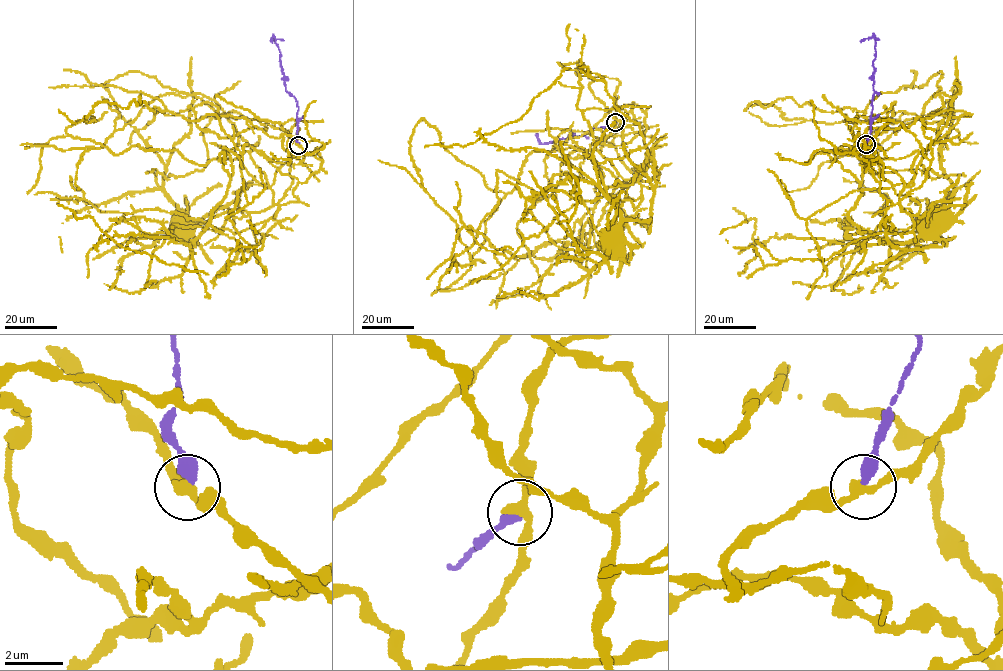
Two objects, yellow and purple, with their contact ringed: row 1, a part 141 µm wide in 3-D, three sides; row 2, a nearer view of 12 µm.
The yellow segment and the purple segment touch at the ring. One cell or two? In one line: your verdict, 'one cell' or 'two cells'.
two cells

